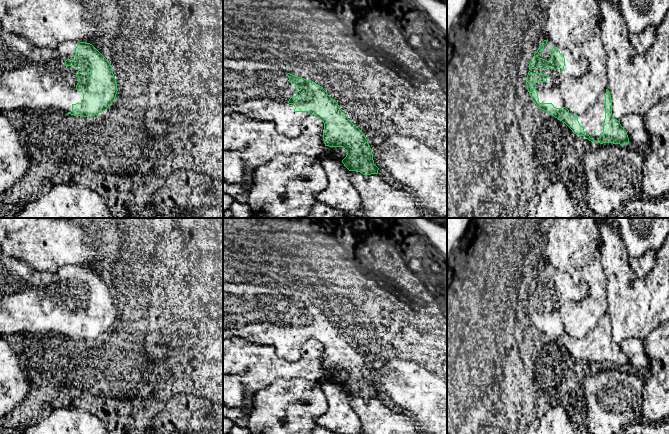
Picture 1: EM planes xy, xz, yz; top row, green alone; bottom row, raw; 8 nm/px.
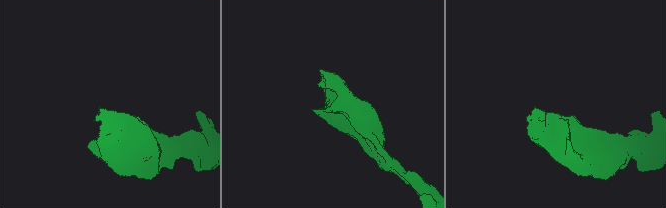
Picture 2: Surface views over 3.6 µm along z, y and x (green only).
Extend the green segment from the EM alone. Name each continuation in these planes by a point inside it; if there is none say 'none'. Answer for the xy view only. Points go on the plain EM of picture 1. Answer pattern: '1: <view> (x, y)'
1: xy (31, 302)

